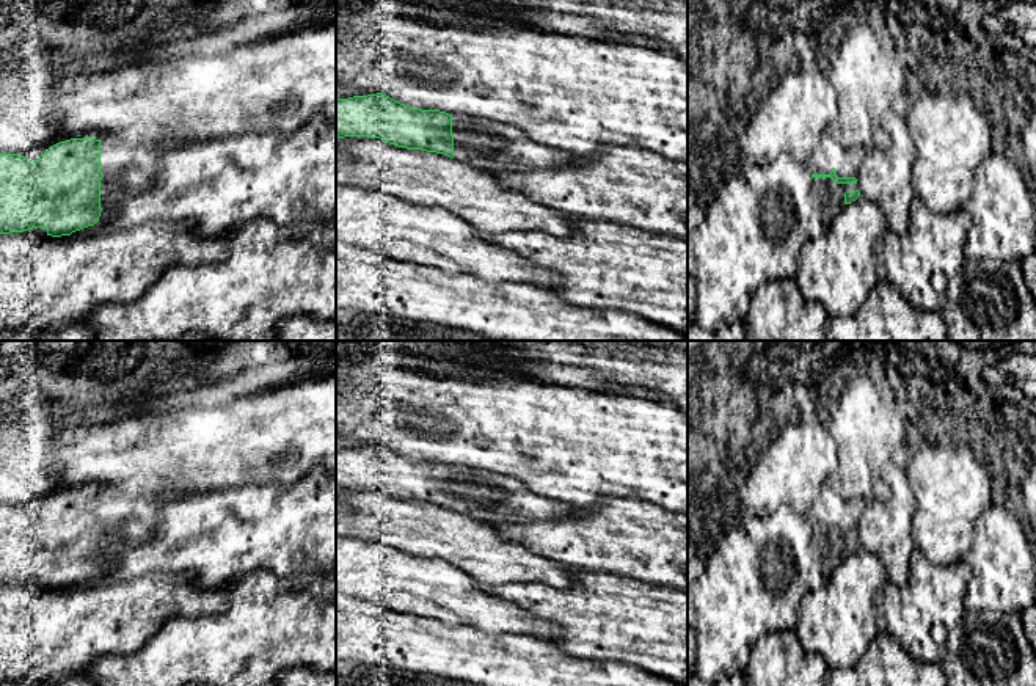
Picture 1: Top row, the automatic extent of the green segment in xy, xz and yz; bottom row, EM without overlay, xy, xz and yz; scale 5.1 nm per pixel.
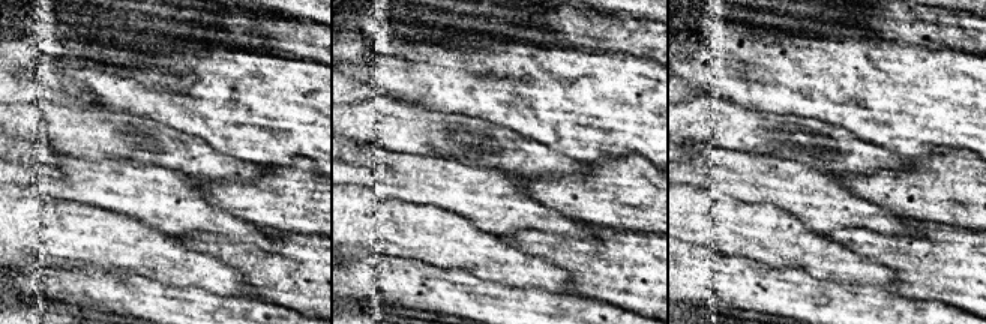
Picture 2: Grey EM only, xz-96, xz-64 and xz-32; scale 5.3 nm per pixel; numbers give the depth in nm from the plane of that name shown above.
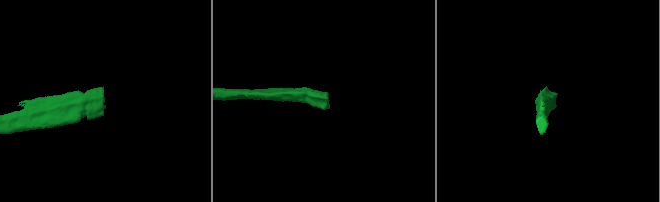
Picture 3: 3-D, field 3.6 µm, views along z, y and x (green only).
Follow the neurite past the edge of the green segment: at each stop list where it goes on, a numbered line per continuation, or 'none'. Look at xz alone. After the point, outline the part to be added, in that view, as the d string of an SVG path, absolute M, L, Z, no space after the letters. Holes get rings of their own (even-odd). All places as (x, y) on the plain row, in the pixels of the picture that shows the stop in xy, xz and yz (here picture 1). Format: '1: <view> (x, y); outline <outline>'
1: xz (482, 495); outline M452 466L454 509L487 523L546 521L571 515L570 504L543 498L521 480L466 466Z

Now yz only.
1: yz (828, 506); outline M829 485L823 487L805 513L812 526L830 526L837 529L857 529L857 521L865 505L859 499L844 501Z

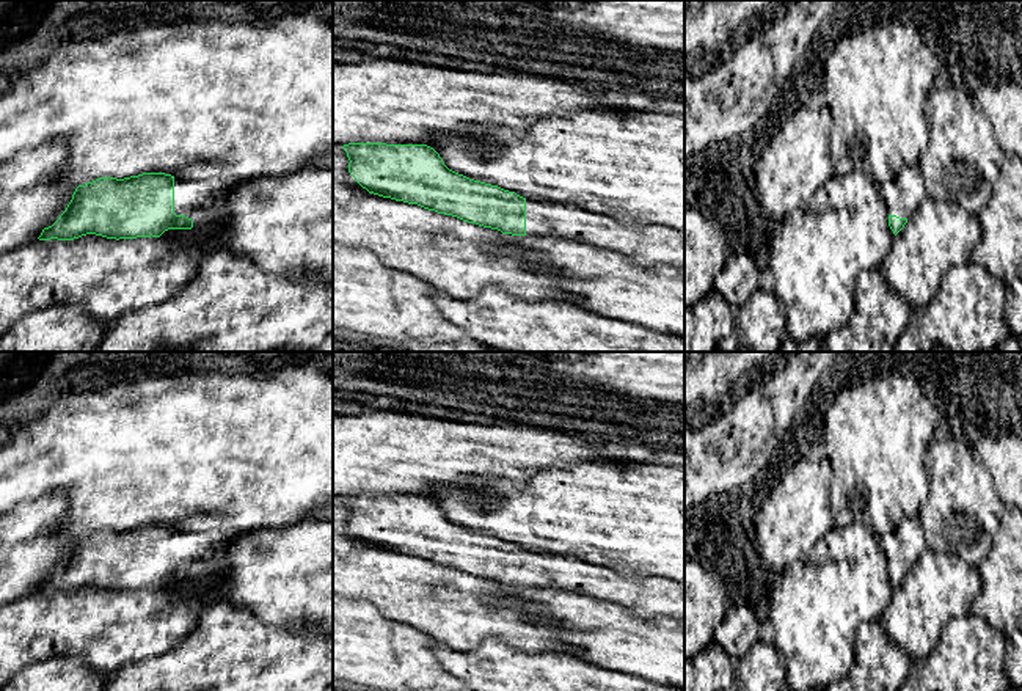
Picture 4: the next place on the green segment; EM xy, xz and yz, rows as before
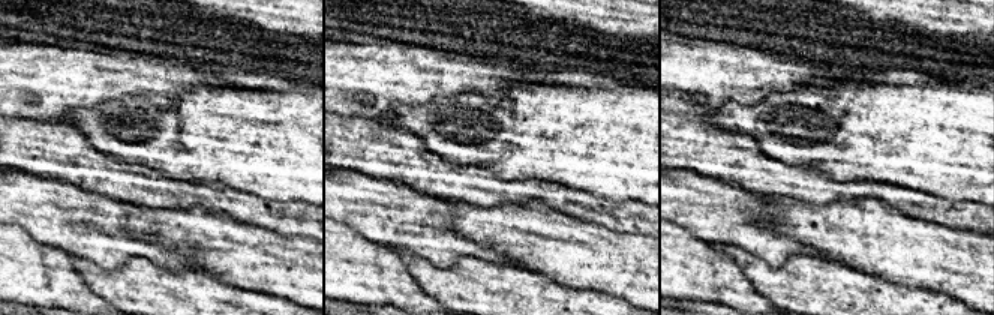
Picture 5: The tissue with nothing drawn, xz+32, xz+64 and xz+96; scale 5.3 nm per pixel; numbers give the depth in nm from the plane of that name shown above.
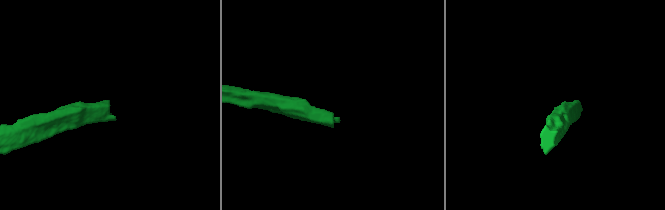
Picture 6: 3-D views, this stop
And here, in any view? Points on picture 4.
1: xy (201, 553); outline M174 529L174 565L192 570L195 581L209 581L224 567L223 553L229 540L231 534Z

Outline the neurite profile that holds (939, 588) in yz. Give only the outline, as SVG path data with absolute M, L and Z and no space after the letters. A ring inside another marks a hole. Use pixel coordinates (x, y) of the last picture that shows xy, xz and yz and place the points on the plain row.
M926 548L881 617L889 638L912 660L928 656L942 630L970 614L981 589L980 573L954 554Z

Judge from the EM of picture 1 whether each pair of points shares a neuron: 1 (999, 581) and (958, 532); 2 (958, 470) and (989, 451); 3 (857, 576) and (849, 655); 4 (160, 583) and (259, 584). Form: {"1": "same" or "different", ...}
{"1": "different", "2": "different", "3": "same", "4": "different"}

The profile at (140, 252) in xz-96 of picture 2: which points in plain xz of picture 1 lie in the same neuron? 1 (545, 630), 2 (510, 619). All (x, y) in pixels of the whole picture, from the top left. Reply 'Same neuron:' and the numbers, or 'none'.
Same neuron: 1, 2

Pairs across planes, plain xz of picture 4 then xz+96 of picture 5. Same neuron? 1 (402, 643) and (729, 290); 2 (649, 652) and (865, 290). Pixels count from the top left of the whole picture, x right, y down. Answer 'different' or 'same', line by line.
1: same
2: different

